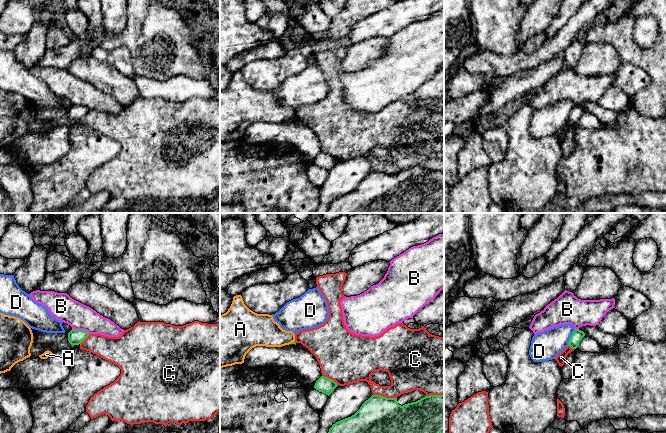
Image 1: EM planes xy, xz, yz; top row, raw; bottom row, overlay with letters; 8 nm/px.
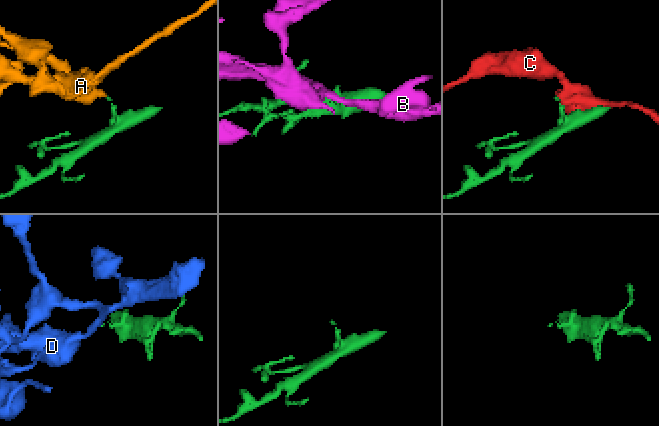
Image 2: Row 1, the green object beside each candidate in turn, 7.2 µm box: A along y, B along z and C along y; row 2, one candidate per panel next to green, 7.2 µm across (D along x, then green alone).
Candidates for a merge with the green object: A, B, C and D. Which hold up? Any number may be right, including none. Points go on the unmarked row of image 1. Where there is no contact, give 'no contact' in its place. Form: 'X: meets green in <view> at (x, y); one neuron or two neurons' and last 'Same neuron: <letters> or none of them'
A: meets green in xz at (292, 118); two neurons
B: meets green in xy at (81, 106); two neurons
C: meets green in xz at (385, 173); two neurons
D: meets green in yz at (570, 113); two neurons
Same neuron: none of them

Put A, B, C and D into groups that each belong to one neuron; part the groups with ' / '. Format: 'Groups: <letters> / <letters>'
Groups: A / B / C / D

